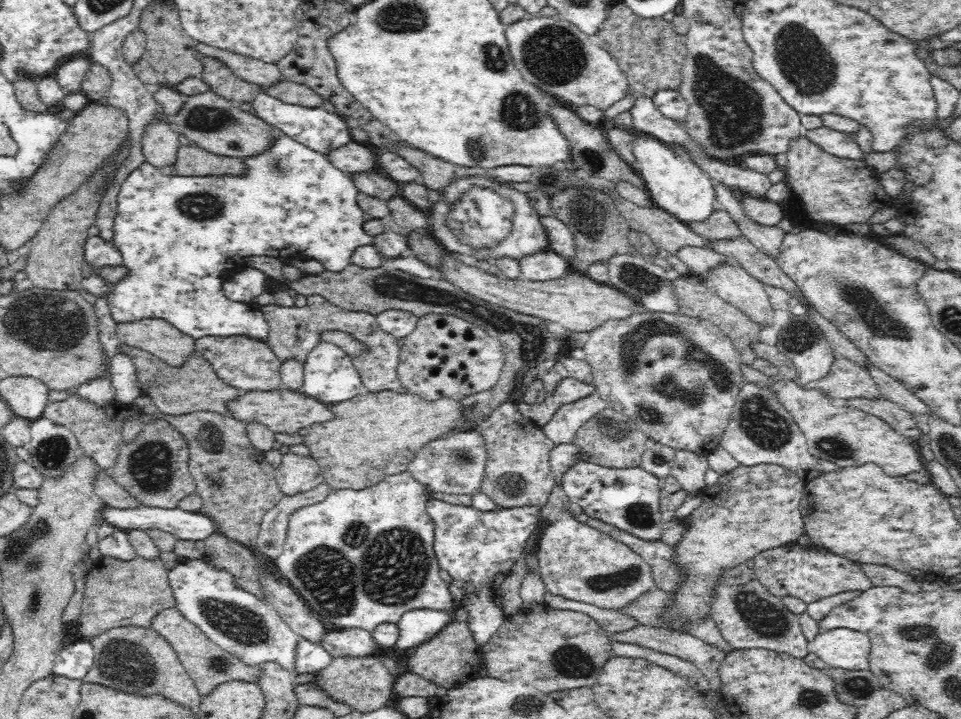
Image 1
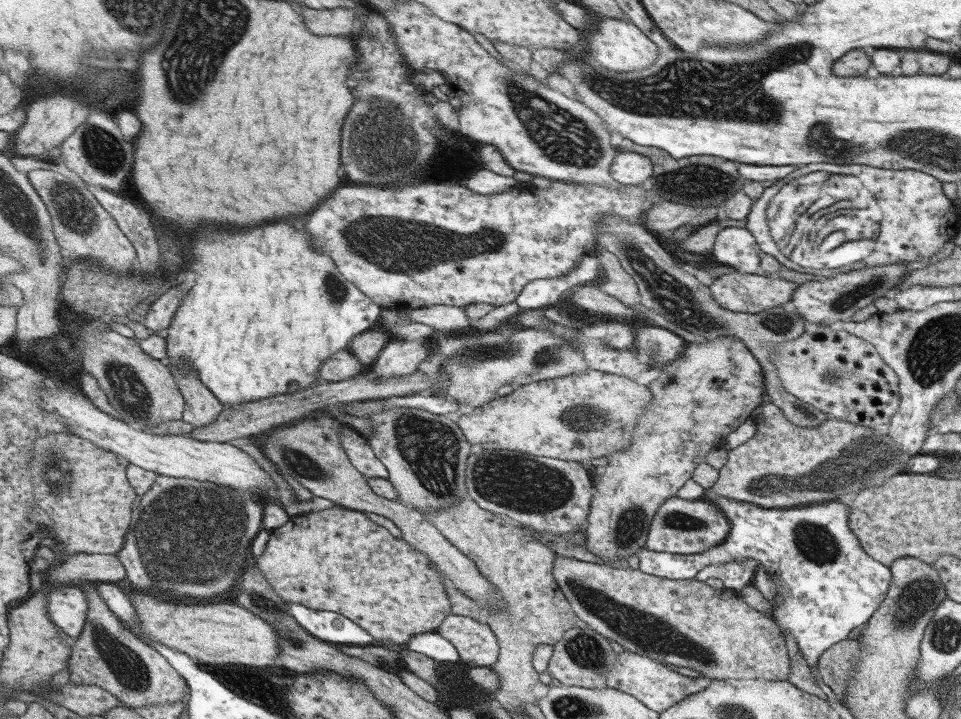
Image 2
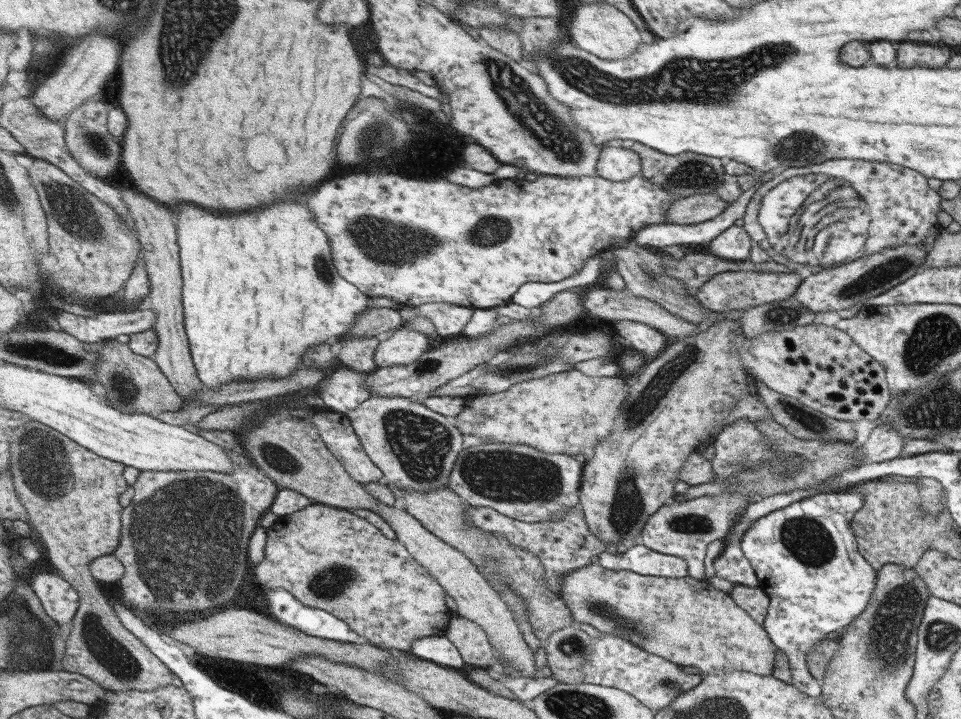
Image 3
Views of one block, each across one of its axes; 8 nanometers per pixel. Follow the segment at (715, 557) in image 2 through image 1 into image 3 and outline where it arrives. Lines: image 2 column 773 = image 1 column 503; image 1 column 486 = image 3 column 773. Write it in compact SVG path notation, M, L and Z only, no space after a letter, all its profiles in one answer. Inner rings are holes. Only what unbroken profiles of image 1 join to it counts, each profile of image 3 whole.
M817 492L811 498L799 500L791 506L785 506L781 510L775 510L759 520L755 520L739 538L739 550L749 560L751 570L759 582L759 588L769 598L769 608L765 614L765 622L761 624L763 630L771 636L773 644L783 650L789 658L791 668L791 684L795 690L819 698L819 680L811 676L811 670L807 666L807 654L815 648L817 642L825 640L827 634L845 630L855 622L863 610L867 610L871 592L875 588L875 570L861 558L857 552L857 544L853 538L853 532L849 528L849 520L855 514L855 510L861 510L863 492Z

